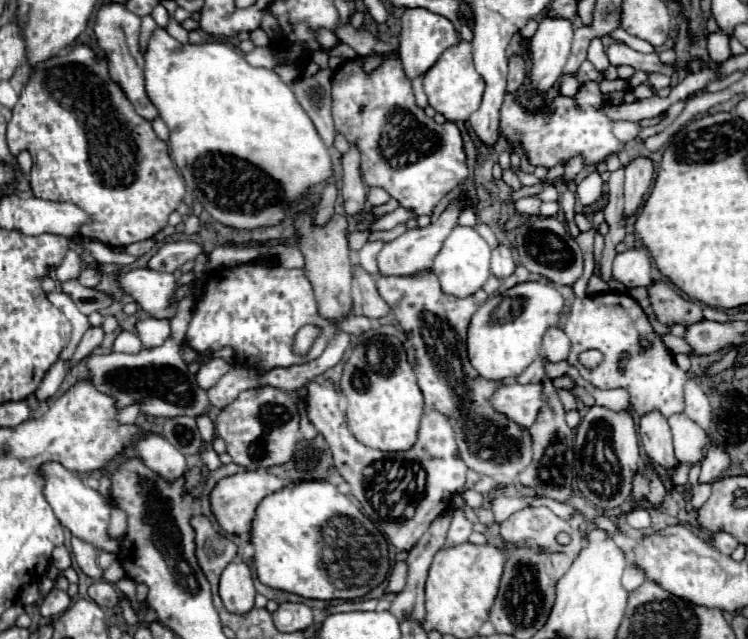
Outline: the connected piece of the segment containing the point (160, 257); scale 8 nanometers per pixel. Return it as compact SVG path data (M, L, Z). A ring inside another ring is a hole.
M166 242L148 262L148 268L158 272L174 272L186 260L194 260L202 254L202 246L196 242Z

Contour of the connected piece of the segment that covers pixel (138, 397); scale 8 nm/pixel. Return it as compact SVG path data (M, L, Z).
M182 300L178 304L178 312L172 318L172 334L170 338L154 348L142 348L138 354L92 354L86 358L88 380L96 390L116 400L116 408L124 408L130 404L140 404L140 412L156 418L174 418L174 416L198 416L204 414L210 404L206 398L206 390L202 390L196 382L196 376L188 370L180 356L180 344L184 342L186 328L192 318L194 300Z

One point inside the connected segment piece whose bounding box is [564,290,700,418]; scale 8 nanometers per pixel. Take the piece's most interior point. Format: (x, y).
(613, 322)

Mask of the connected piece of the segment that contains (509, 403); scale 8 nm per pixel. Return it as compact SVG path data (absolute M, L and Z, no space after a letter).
M502 384L494 390L494 394L488 398L488 402L494 406L496 412L508 416L518 426L530 428L538 410L542 408L540 400L542 384Z

